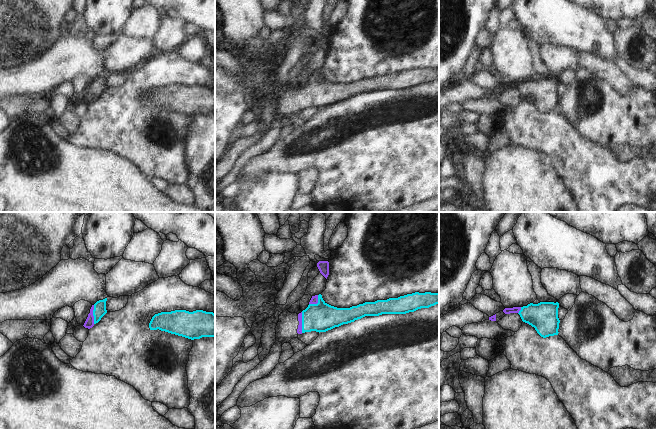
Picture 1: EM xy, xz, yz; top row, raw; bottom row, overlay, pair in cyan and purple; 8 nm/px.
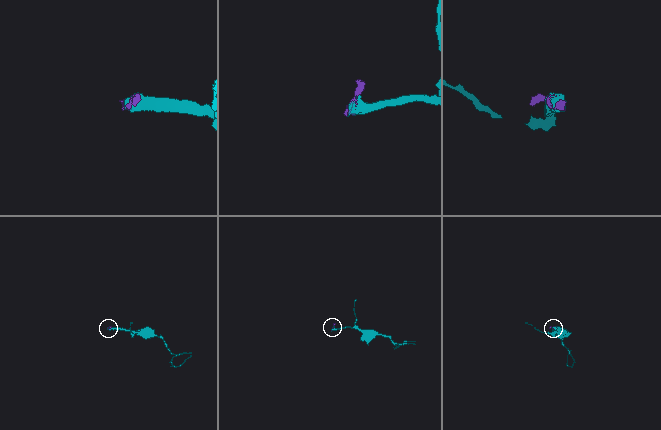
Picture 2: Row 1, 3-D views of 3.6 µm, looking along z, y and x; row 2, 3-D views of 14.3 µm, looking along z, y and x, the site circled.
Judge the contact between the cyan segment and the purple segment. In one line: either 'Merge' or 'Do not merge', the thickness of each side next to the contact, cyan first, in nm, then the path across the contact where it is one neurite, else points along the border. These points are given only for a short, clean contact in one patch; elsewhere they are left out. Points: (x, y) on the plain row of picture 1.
Merge. Thickness 240 nm (cyan) against 50 nm. Path across: xz (321, 93), (302, 98), (302, 103), (299, 106).

